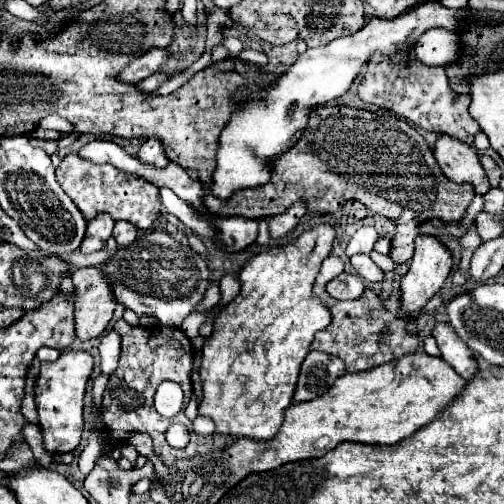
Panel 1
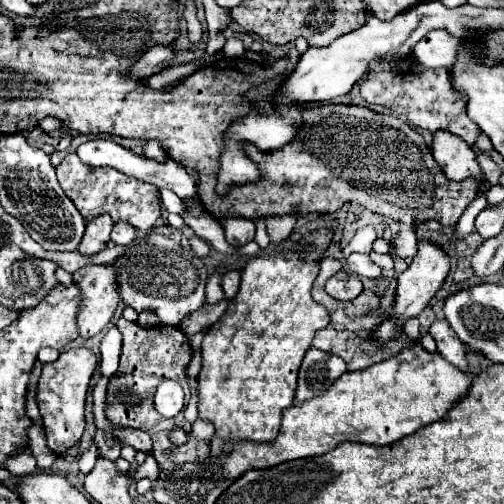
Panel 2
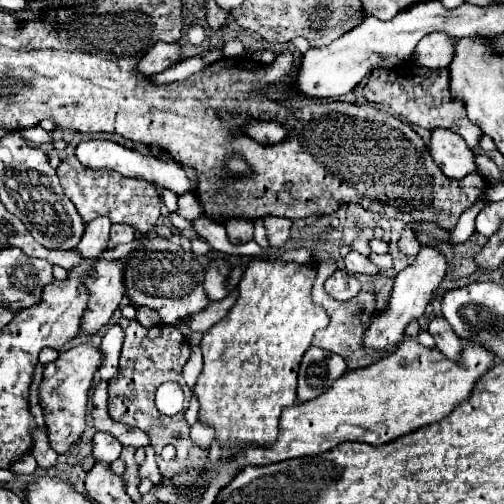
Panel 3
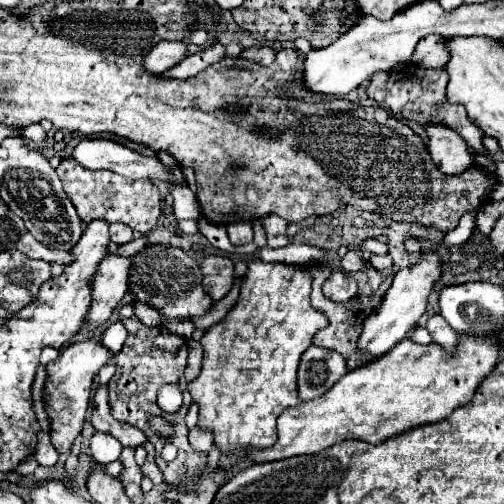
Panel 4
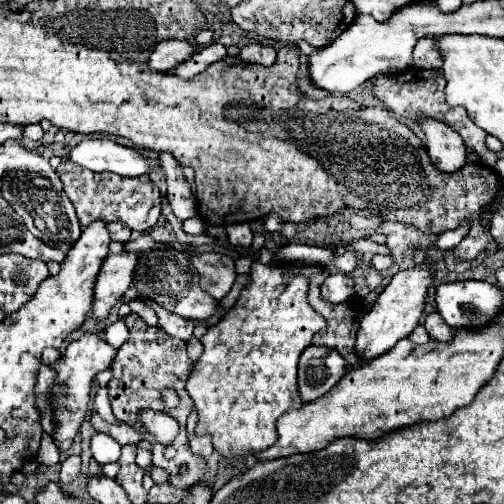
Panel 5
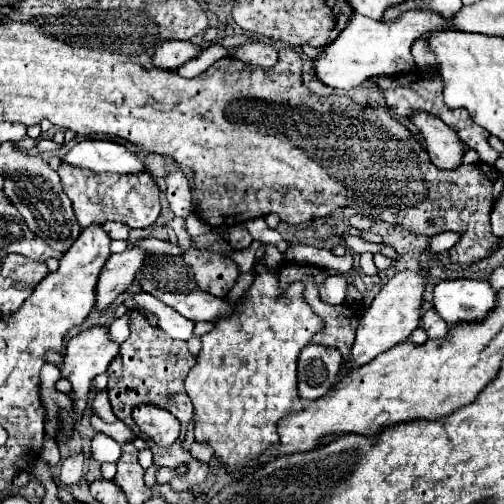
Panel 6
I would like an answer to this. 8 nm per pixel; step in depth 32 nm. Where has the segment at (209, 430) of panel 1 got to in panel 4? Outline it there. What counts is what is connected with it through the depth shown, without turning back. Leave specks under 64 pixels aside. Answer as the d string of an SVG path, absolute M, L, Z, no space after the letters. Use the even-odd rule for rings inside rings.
M190 430L190 444L196 452L202 452L202 454L208 454L212 450L212 434L210 432L204 432L204 430Z

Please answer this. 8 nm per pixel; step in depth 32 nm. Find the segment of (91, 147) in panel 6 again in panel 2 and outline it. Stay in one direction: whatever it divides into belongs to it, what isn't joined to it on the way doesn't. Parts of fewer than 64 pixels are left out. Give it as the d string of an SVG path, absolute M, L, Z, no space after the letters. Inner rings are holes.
M90 140L90 142L84 142L78 146L76 150L78 158L92 166L92 168L100 168L100 166L110 166L110 168L116 168L118 172L126 174L126 176L132 176L132 178L140 178L144 182L150 182L158 188L170 188L172 192L176 192L180 198L194 198L198 200L198 194L196 194L196 184L194 180L188 176L188 172L184 170L184 166L180 166L178 162L174 160L168 160L168 162L156 162L156 160L150 160L146 156L140 156L140 154L134 154L130 150L126 150L124 146L112 142L112 140Z

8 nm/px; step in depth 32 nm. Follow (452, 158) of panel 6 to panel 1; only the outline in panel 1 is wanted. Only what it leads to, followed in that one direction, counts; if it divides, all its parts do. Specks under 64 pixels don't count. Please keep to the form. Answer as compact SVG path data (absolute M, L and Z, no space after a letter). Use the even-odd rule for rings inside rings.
M438 134L434 158L448 180L458 184L470 182L476 186L478 194L486 194L490 190L490 182L486 180L486 174L478 162L478 152L472 146L462 144L448 134Z

